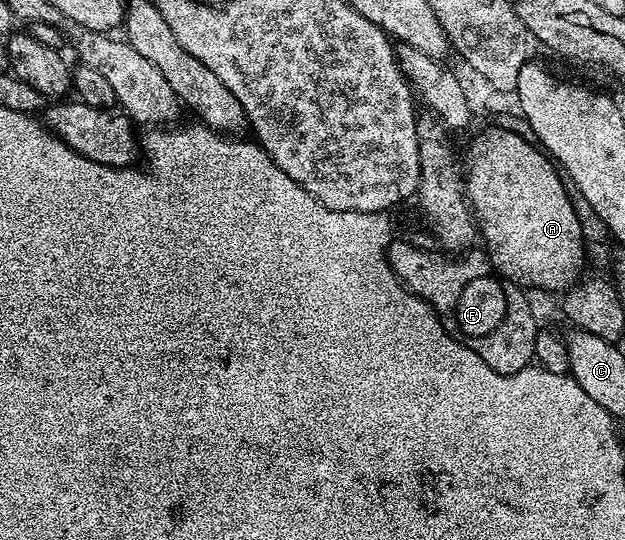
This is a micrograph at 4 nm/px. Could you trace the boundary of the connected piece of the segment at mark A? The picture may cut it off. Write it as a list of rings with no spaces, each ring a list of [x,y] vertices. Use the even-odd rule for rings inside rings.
[[[495,127],[477,136],[467,151],[467,159],[465,155],[467,202],[471,205],[478,234],[487,242],[485,254],[491,261],[494,274],[524,289],[540,287],[543,291],[562,293],[575,286],[583,267],[585,242],[582,227],[571,204],[568,184],[557,167],[556,171],[529,140],[503,127]]]

